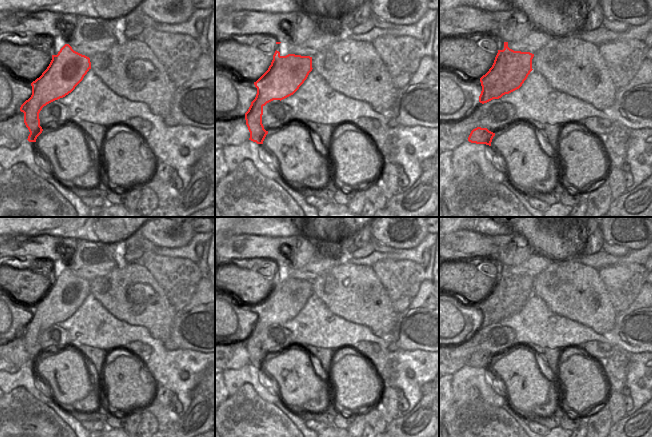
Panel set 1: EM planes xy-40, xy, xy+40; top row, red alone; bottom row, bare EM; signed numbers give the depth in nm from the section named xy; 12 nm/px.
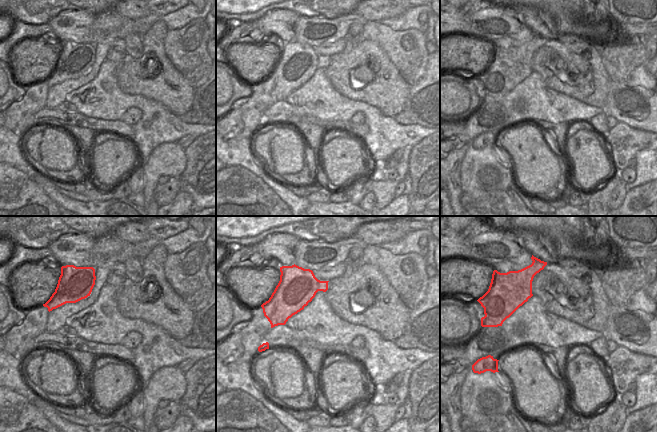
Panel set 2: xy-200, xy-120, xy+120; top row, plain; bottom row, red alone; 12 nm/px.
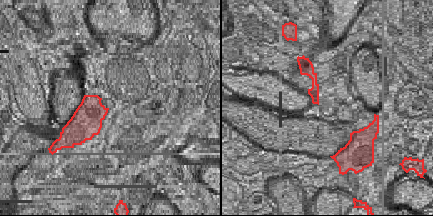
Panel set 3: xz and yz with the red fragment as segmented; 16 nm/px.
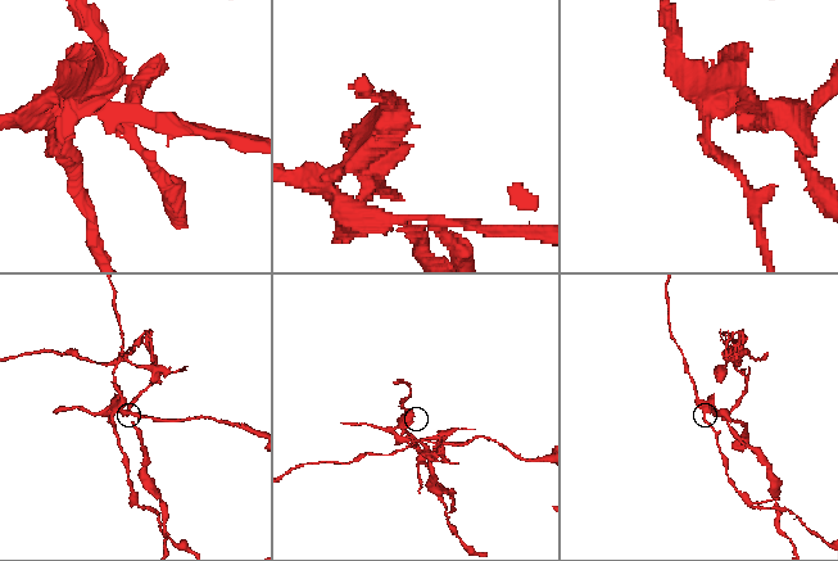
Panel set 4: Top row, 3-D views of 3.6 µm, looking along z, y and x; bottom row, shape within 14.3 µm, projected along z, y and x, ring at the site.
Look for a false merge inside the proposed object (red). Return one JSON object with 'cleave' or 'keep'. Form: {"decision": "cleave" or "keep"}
{"decision": "cleave"}

